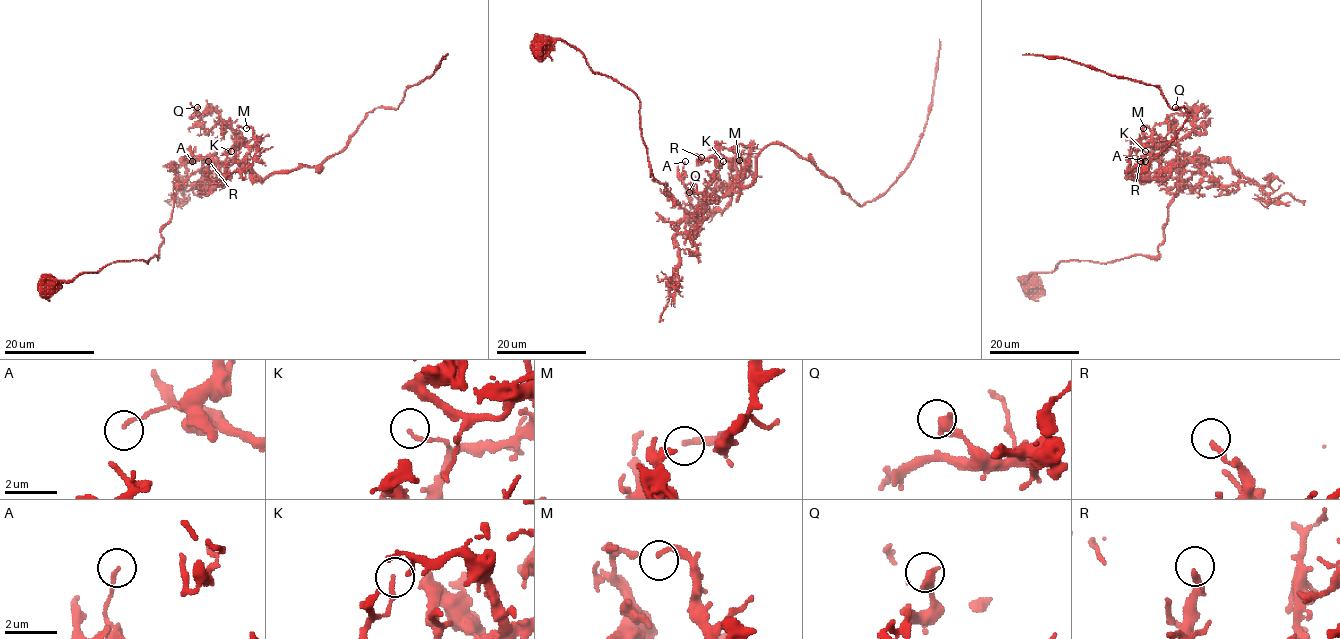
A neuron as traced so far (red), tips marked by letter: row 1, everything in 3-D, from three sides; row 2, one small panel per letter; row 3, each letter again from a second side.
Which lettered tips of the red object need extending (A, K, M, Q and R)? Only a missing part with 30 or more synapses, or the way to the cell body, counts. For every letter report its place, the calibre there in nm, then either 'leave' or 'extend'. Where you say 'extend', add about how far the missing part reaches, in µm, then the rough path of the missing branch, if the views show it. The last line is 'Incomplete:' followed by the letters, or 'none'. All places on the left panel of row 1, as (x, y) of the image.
A: (192, 161) | 120 nm | leave
K: (231, 151) | 160 nm | leave
M: (246, 128) | 150 nm | leave
Q: (197, 107) | 360 nm | leave
R: (208, 161) | 190 nm | leave
Incomplete: none

